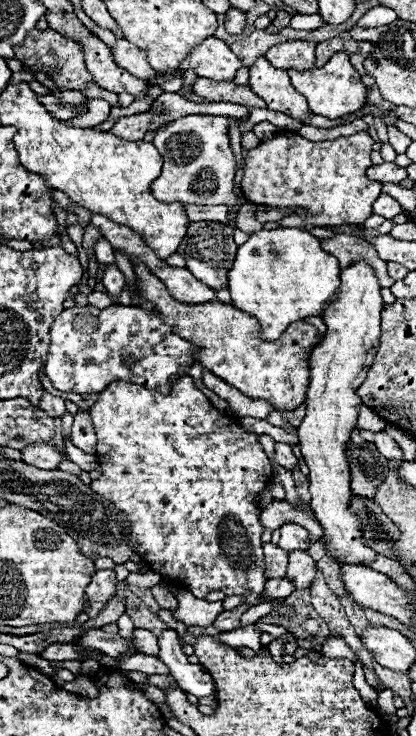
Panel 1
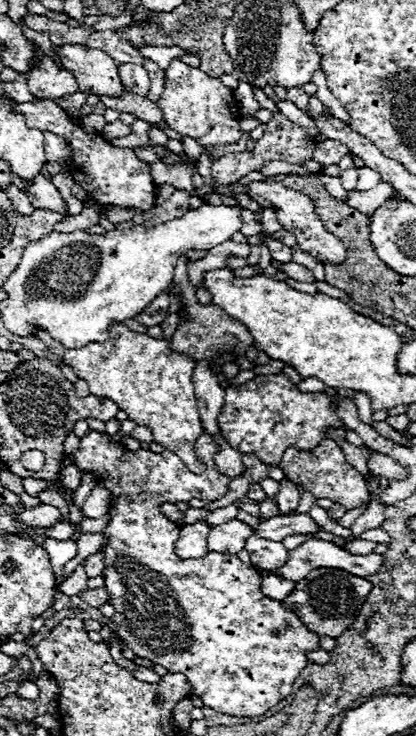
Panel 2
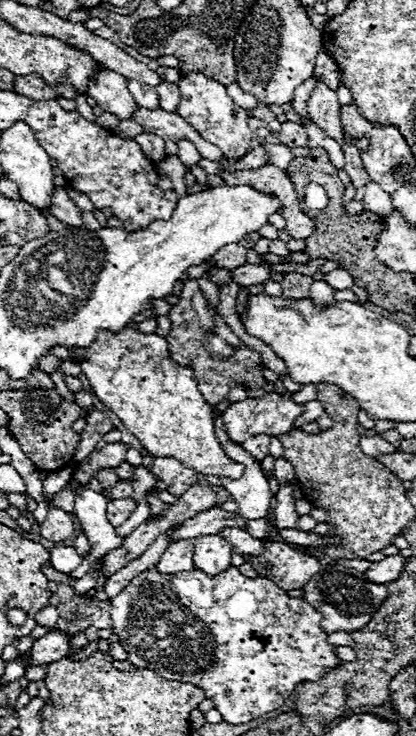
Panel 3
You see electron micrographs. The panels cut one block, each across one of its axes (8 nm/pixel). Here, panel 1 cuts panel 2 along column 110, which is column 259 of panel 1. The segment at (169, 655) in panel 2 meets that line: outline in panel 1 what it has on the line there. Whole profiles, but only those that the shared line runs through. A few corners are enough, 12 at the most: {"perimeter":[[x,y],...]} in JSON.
{"perimeter":[[188,374],[90,408],[136,554],[272,602],[258,436]]}

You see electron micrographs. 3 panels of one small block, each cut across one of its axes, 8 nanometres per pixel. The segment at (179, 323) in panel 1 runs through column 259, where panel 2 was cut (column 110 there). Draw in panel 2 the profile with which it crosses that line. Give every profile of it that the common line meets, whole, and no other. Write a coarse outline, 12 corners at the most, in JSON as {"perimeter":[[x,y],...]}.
{"perimeter":[[120,322],[82,350],[36,330],[190,472],[204,464],[196,362]]}

